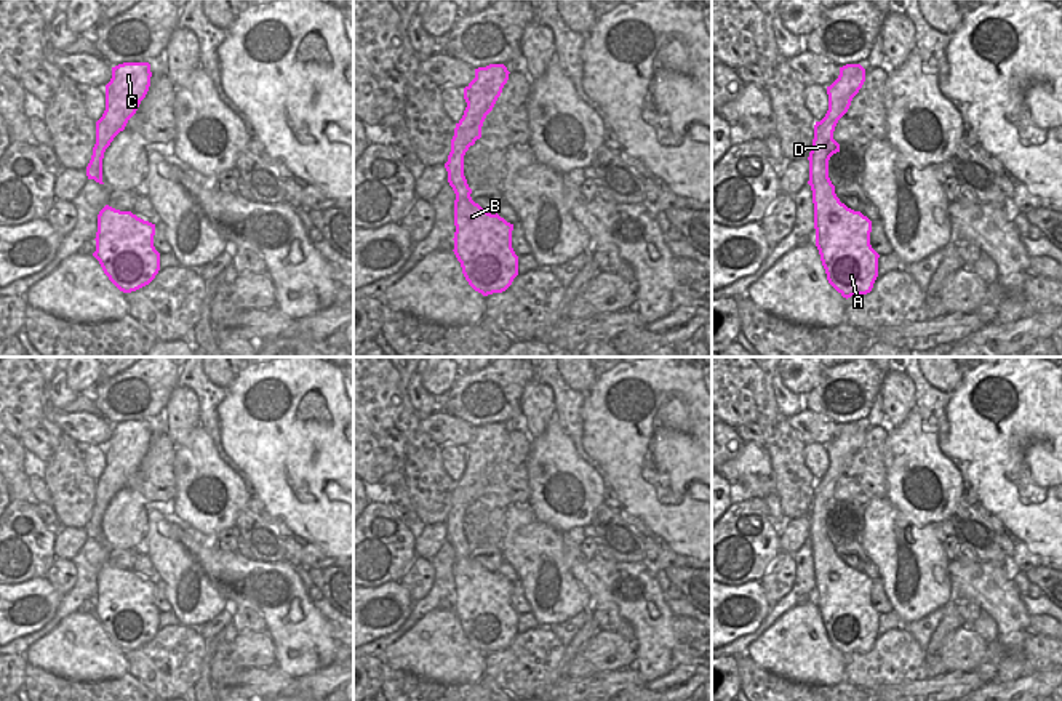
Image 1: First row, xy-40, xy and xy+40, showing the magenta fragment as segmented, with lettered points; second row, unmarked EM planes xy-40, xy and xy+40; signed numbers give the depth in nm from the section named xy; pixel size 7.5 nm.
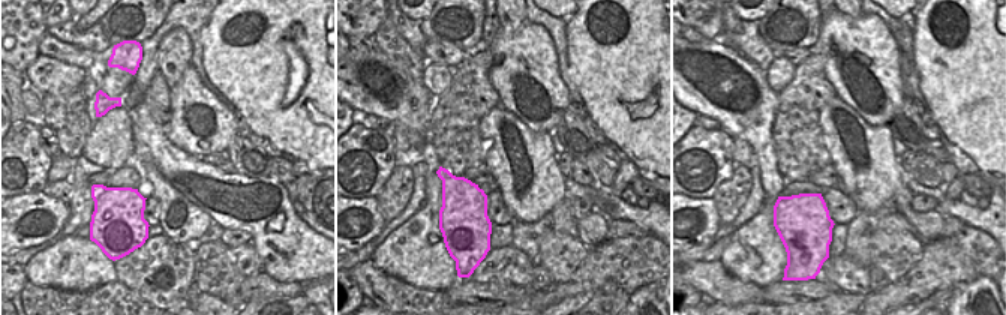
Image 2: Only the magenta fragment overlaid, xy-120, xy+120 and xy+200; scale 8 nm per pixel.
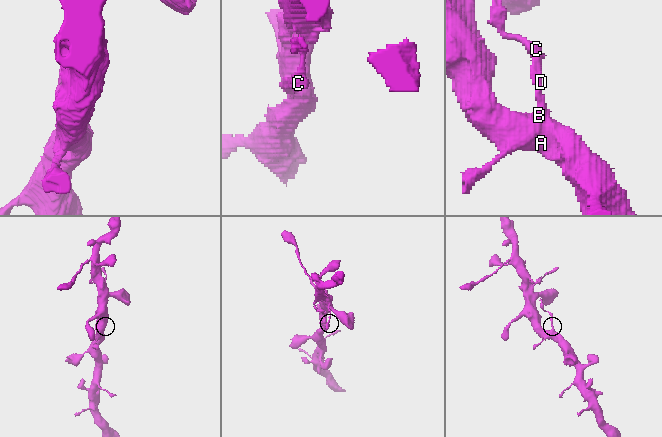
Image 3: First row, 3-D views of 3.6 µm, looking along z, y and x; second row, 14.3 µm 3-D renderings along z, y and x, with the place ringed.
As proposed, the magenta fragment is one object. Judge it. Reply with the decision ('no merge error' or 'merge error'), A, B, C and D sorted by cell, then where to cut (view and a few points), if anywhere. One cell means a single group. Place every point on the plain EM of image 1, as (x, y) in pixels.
merge error; A B / C D; cut in xy+40 along (827, 524), (821, 536), (811, 544)

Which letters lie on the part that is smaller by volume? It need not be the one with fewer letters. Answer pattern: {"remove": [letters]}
{"remove": ["C", "D"]}

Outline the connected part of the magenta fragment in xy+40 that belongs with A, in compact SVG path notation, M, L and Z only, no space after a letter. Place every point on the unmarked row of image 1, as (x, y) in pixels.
M828 525L811 549L816 605L828 642L846 658L870 651L878 635L880 616L870 603L872 579L840 560Z

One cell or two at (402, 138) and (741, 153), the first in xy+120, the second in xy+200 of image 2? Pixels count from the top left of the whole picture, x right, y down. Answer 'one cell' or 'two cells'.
one cell

